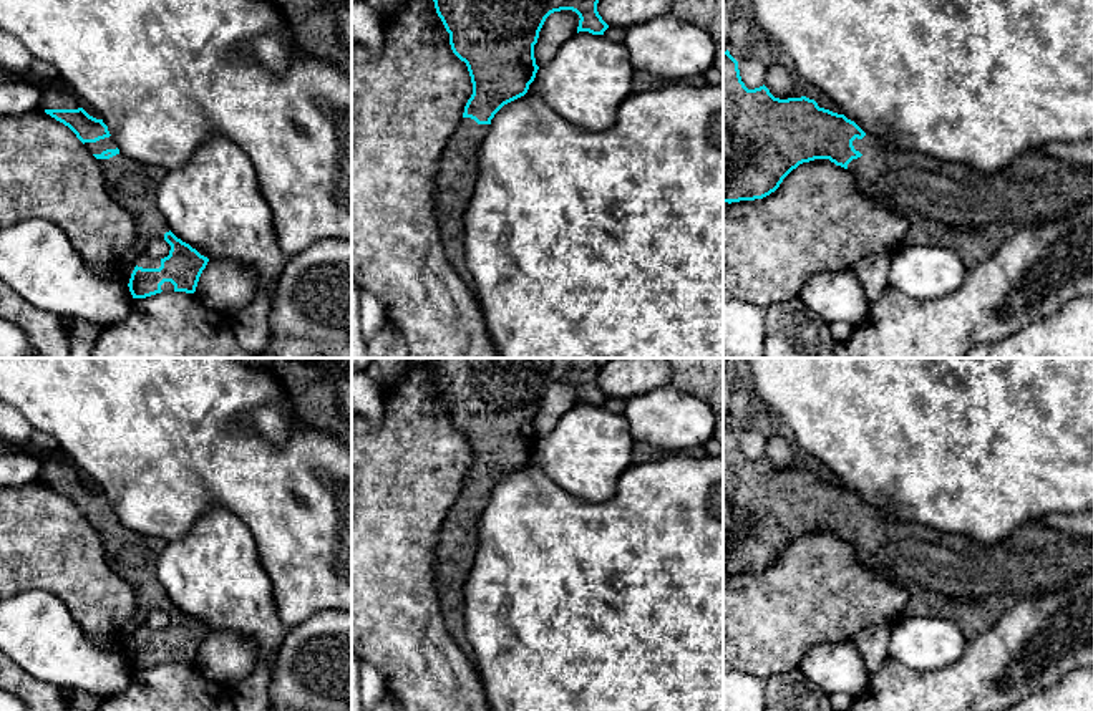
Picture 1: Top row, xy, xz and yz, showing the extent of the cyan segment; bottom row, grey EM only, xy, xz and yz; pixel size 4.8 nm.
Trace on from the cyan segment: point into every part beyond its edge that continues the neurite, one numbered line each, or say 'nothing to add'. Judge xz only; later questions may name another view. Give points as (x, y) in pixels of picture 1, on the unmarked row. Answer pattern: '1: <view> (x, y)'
1: xz (458, 537)

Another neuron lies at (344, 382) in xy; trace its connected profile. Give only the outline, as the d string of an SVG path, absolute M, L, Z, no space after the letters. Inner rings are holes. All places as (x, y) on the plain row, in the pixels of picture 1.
M348 373L337 376L337 404L343 416L352 416L352 376Z

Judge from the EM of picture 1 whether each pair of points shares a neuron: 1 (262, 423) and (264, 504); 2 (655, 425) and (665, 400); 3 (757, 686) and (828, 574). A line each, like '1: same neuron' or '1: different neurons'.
1: different neurons
2: same neuron
3: different neurons

